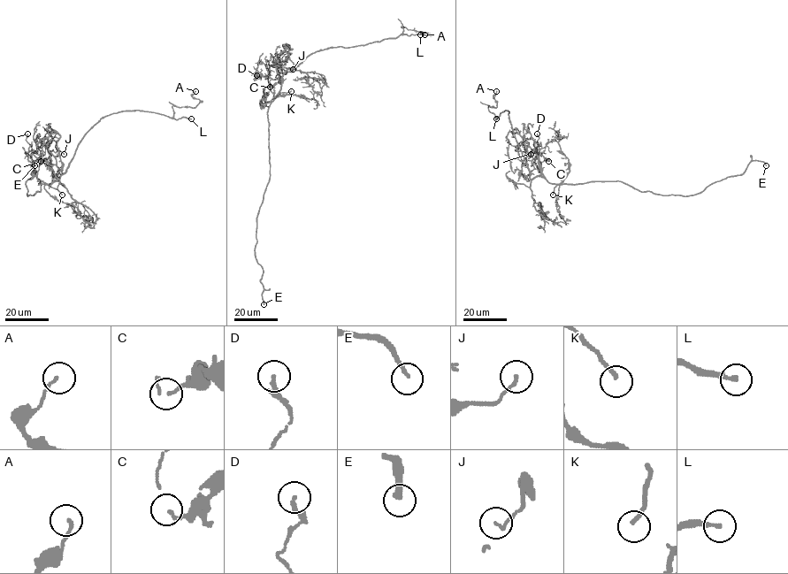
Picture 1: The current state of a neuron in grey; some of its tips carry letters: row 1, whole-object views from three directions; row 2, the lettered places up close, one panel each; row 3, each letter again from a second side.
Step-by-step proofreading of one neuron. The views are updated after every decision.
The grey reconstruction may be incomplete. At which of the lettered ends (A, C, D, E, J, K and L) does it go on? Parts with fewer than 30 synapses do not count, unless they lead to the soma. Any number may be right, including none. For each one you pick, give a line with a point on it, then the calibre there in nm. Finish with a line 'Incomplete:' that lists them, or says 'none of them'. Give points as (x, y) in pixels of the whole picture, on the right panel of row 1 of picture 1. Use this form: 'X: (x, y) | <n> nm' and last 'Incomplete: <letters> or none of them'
E: (766, 165) | 240 nm
K: (553, 195) | 170 nm
L: (496, 118) | 190 nm
Incomplete: E, K, L

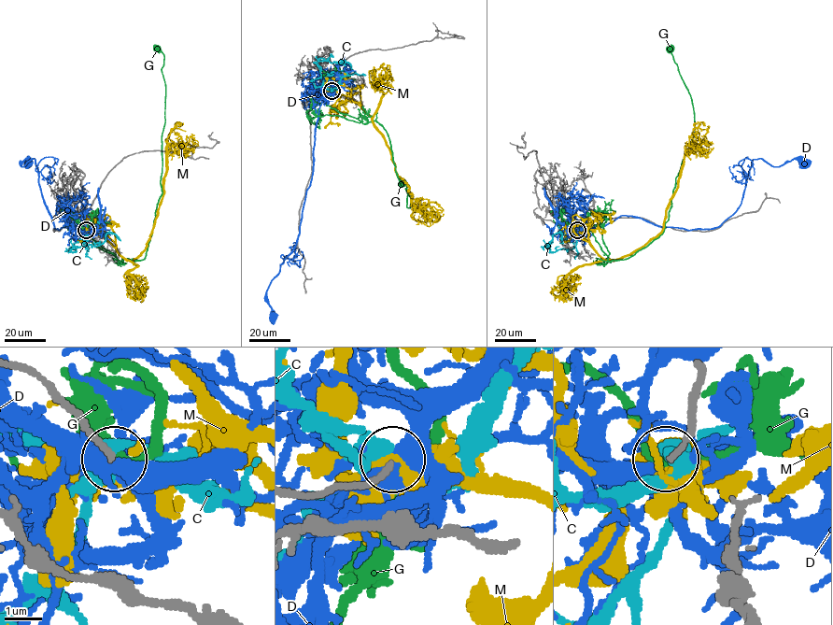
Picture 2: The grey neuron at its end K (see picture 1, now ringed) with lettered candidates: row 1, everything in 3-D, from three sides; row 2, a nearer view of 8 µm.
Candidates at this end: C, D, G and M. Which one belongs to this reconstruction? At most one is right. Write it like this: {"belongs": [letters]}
{"belongs": []}

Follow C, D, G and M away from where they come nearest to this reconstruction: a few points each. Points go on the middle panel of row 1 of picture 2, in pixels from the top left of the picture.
C: (331, 92), (335, 91), (341, 78), (354, 72), (347, 63), (317, 61), (320, 76), (310, 81)
D: (331, 91), (319, 107), (310, 185), (304, 201), (296, 245), (284, 259), (267, 291), (274, 318)
G: (331, 91), (327, 104), (331, 107), (363, 123), (376, 120), (388, 134), (410, 207), (409, 186), (402, 183)
M: (331, 92), (348, 95), (371, 118), (394, 170), (408, 186), (413, 205), (420, 209), (434, 202), (444, 209)

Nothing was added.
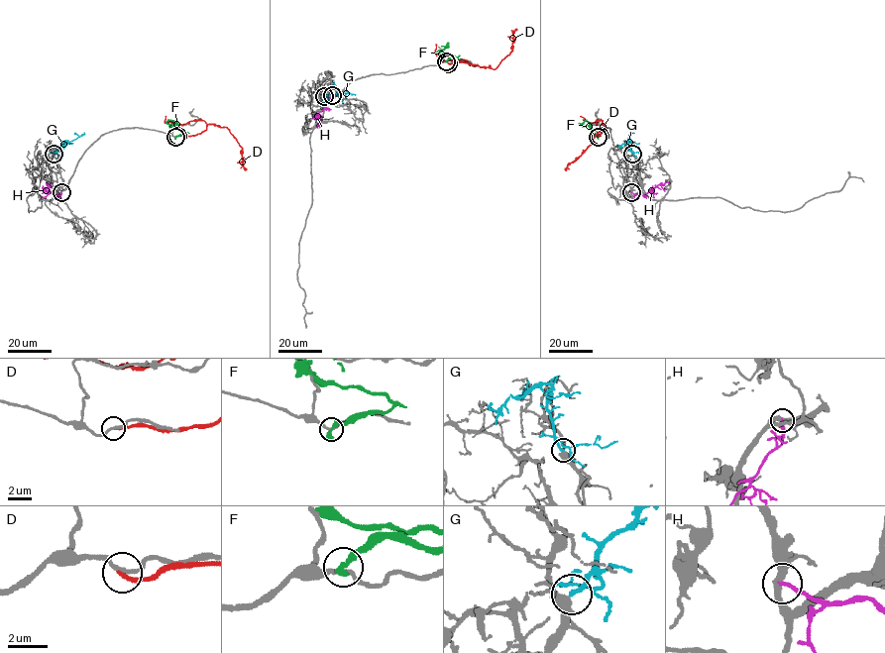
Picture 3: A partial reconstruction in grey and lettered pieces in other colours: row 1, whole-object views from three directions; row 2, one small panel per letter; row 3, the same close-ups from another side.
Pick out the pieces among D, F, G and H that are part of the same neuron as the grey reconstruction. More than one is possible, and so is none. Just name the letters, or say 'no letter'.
G

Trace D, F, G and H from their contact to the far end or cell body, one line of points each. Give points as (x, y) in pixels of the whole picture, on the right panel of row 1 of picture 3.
D: (600, 136), (603, 124), (605, 128), (566, 170)
F: (598, 137), (586, 120), (582, 126)
G: (632, 154), (627, 138), (634, 133)
H: (631, 192), (644, 195), (658, 184), (669, 183)

